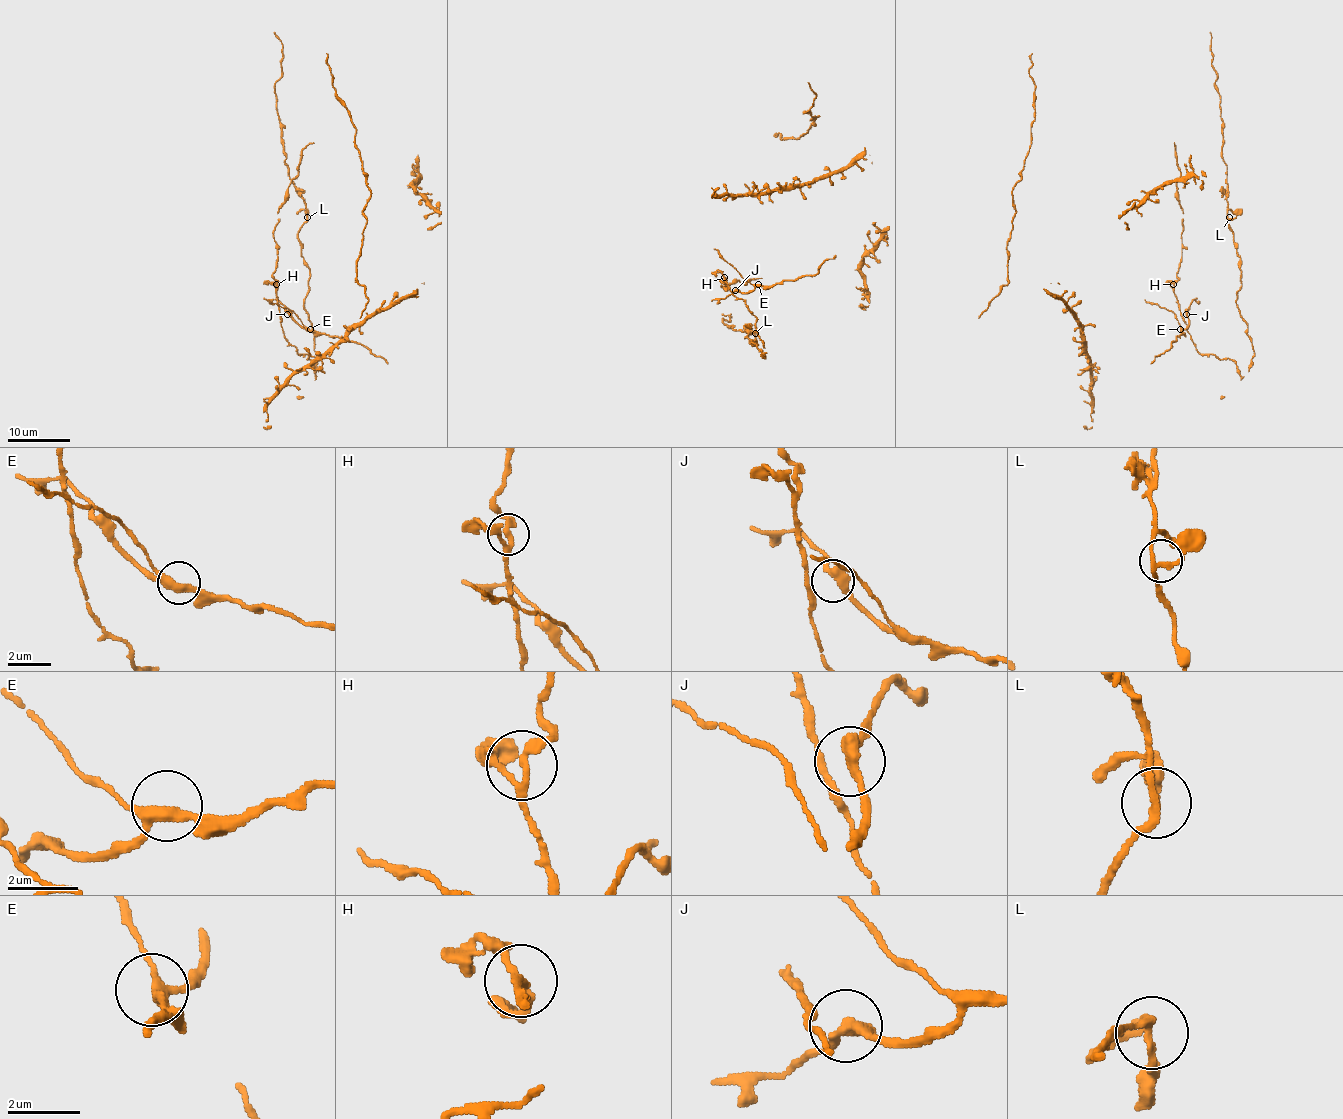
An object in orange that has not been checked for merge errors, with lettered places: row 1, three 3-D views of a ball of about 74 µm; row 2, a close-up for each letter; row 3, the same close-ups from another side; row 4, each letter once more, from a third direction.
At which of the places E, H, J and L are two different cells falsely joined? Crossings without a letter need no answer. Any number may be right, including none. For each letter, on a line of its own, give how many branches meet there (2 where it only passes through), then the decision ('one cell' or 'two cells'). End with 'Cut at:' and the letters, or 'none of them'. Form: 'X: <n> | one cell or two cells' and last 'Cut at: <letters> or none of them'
E: 3 | one cell
H: 3 | one cell
J: 3 | one cell
L: 3 | one cell
Cut at: none of them

